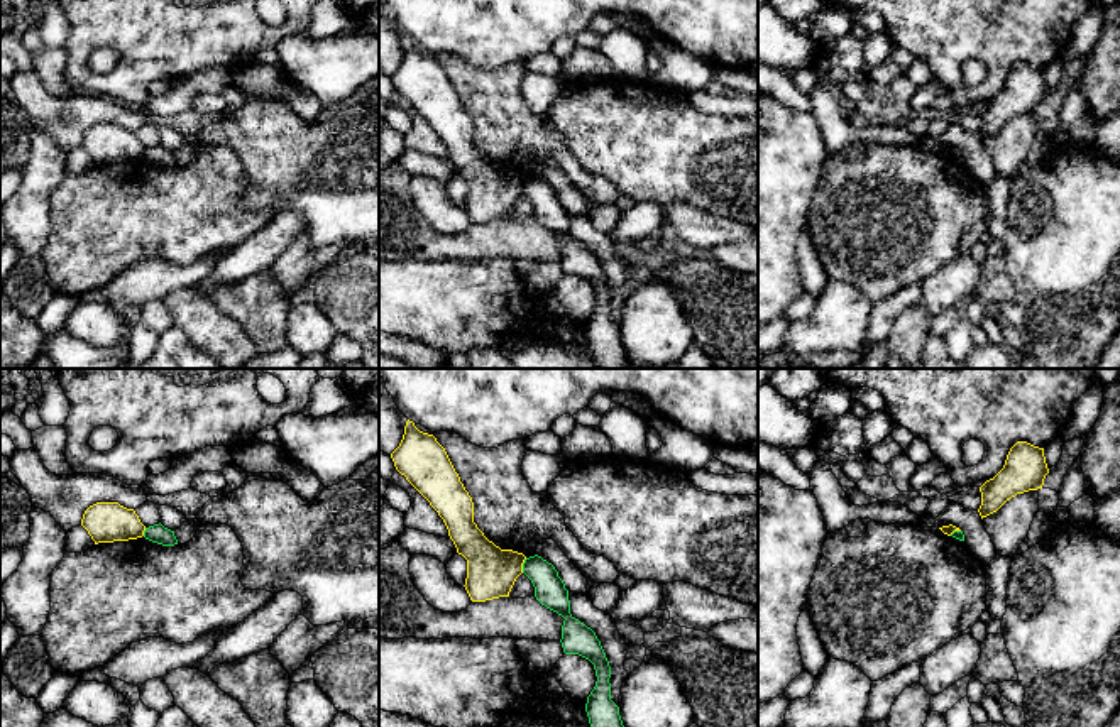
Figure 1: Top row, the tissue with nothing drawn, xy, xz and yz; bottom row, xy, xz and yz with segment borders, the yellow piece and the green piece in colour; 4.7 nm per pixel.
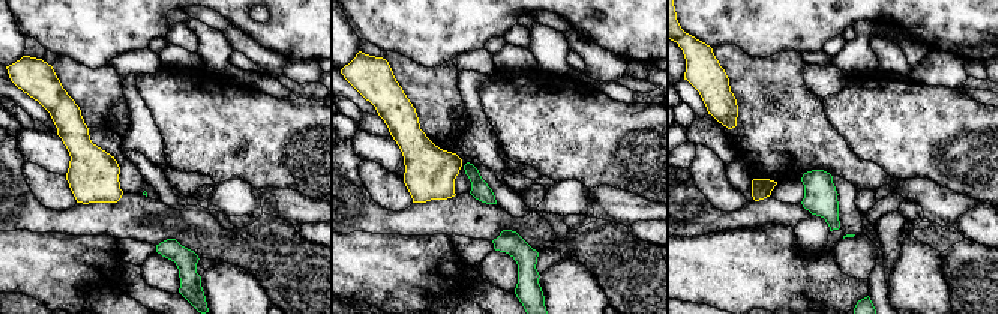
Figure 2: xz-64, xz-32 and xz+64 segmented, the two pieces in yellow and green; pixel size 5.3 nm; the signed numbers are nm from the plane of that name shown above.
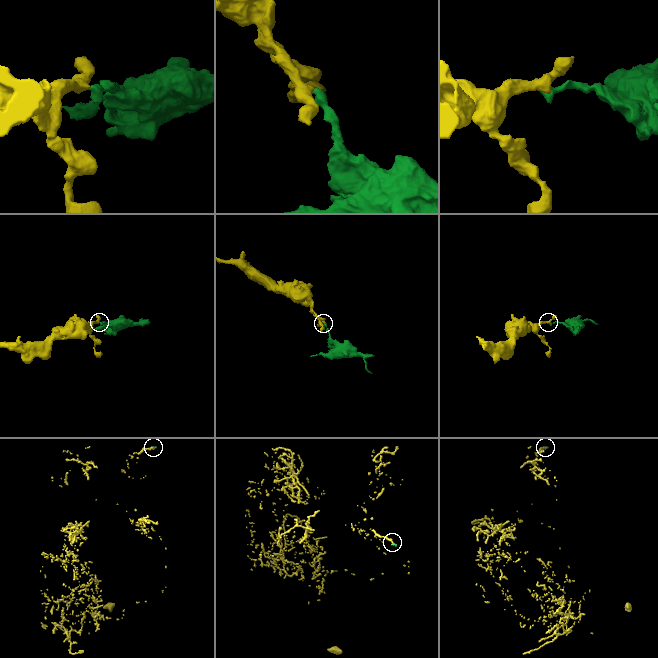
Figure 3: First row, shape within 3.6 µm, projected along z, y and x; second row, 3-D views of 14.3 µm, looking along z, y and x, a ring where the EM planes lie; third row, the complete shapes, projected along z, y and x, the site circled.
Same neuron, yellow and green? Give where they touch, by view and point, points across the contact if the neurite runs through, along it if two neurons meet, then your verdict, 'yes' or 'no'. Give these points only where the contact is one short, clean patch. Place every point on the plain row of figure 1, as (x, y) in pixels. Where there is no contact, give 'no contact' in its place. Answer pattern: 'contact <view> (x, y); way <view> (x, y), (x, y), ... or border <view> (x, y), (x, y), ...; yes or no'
contact xz (521, 186); border xz (527, 180), (521, 193); no

